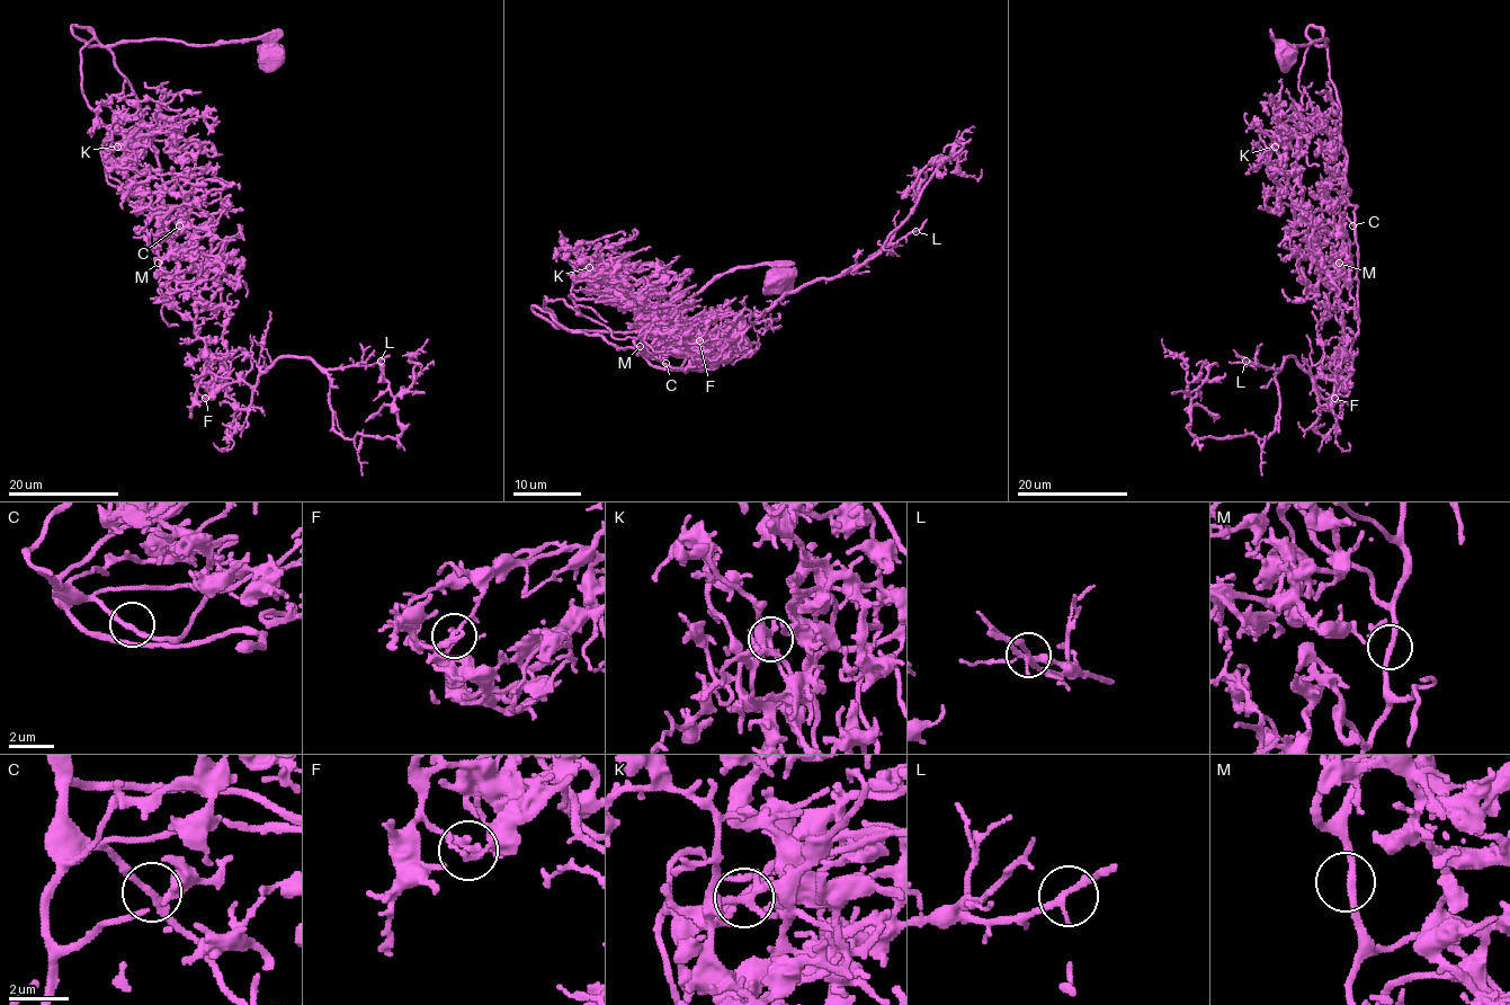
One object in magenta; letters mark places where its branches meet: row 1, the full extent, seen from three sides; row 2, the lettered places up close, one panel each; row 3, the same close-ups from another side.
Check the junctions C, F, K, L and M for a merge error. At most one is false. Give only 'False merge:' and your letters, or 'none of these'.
False merge: F

